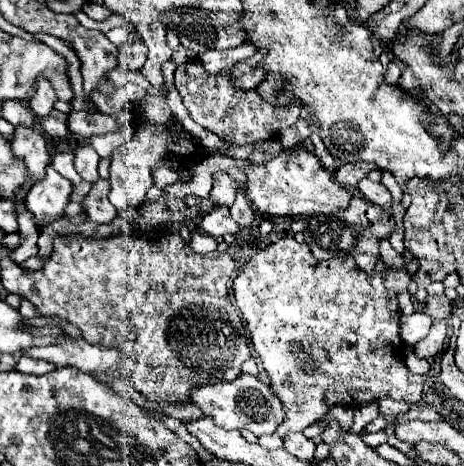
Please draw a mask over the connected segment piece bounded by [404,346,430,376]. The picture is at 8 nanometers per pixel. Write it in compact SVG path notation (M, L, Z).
M406 346L405 349L404 362L409 370L413 374L421 376L427 375L430 371L430 364L427 360L418 358L414 354L413 346Z

